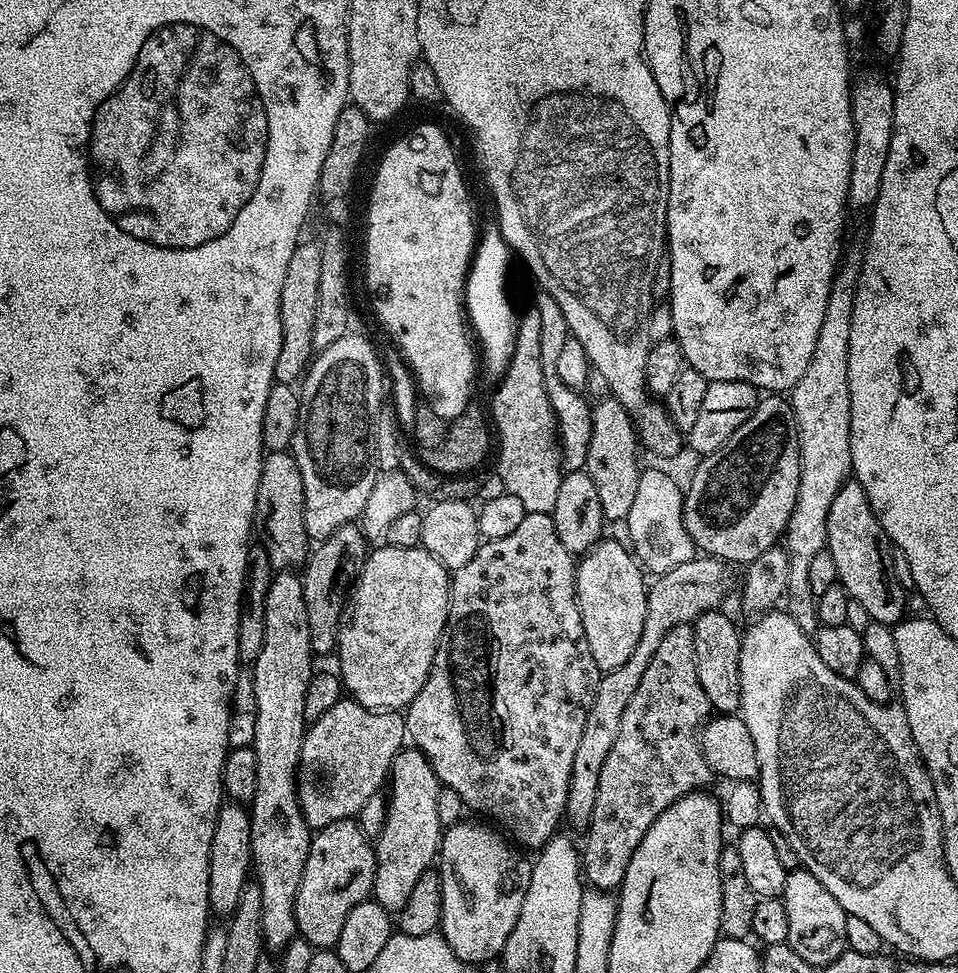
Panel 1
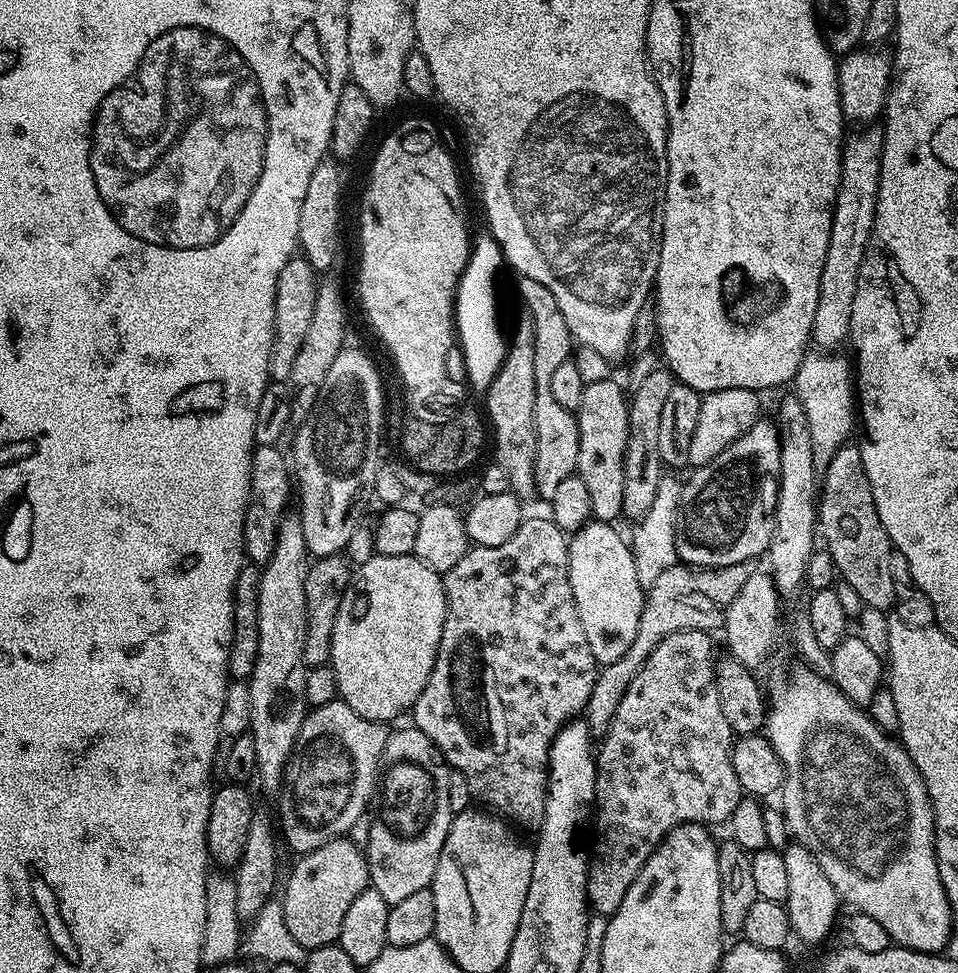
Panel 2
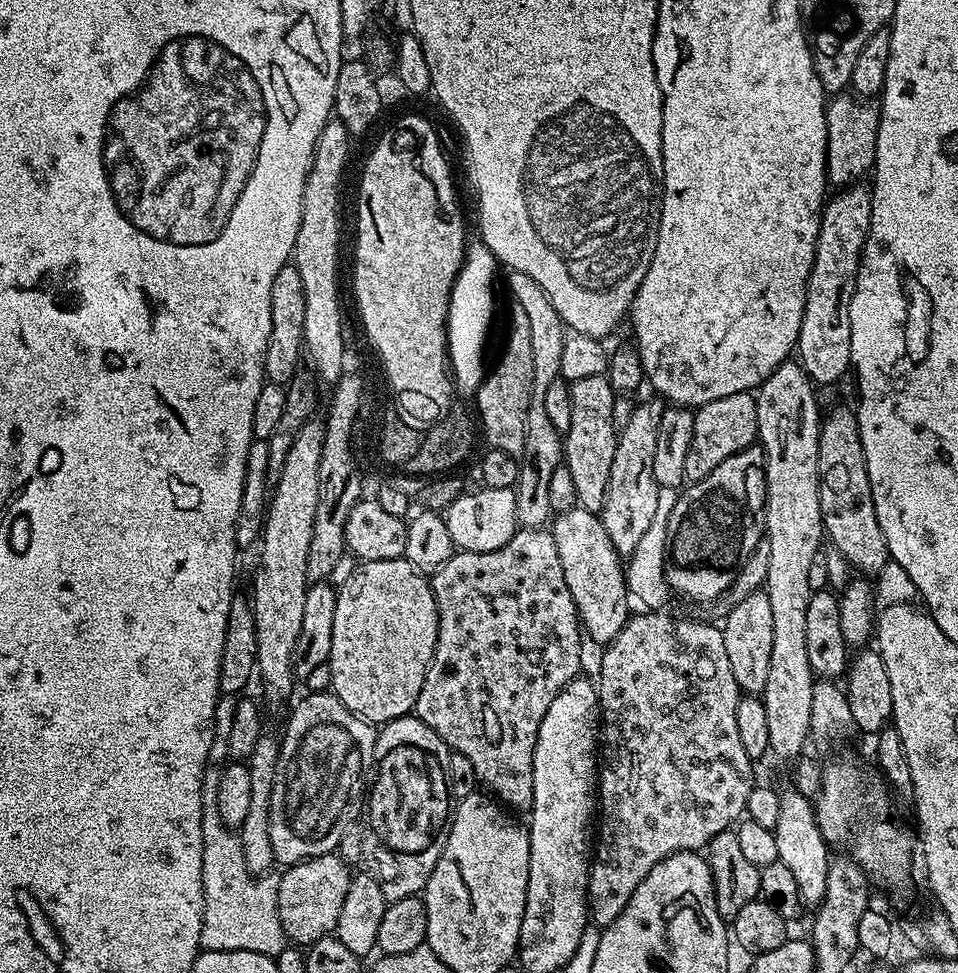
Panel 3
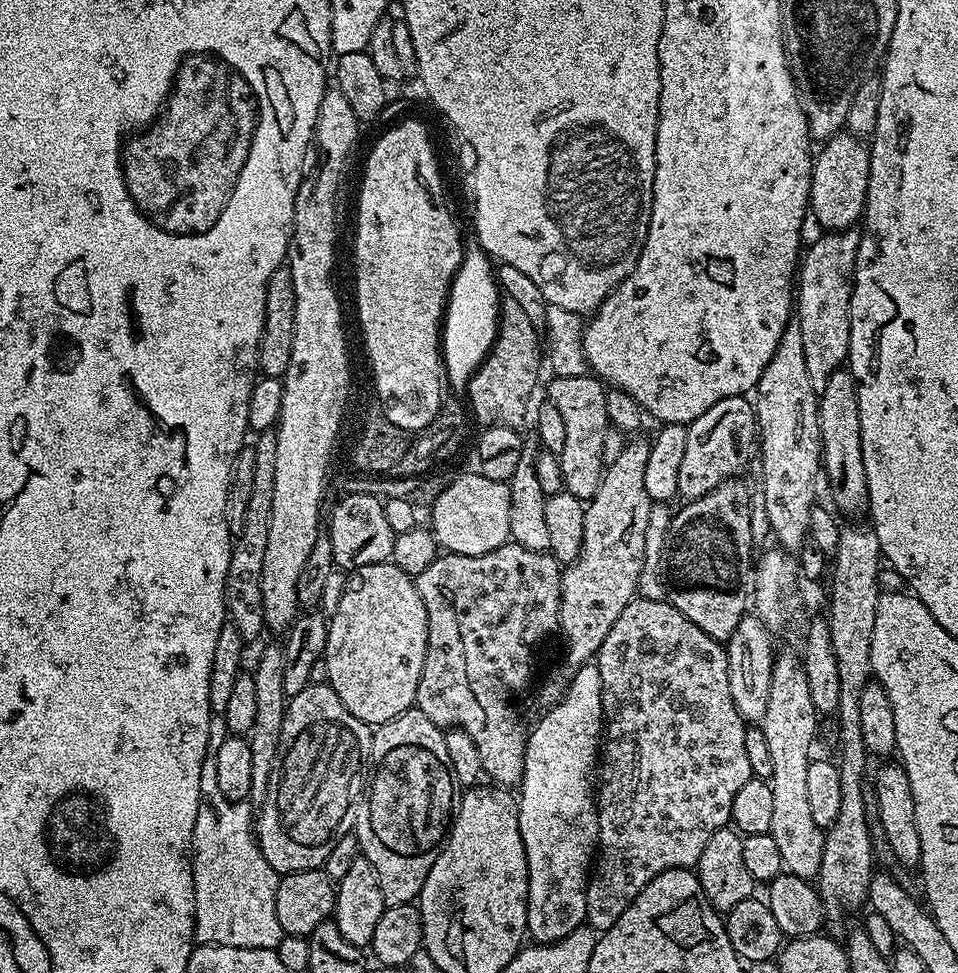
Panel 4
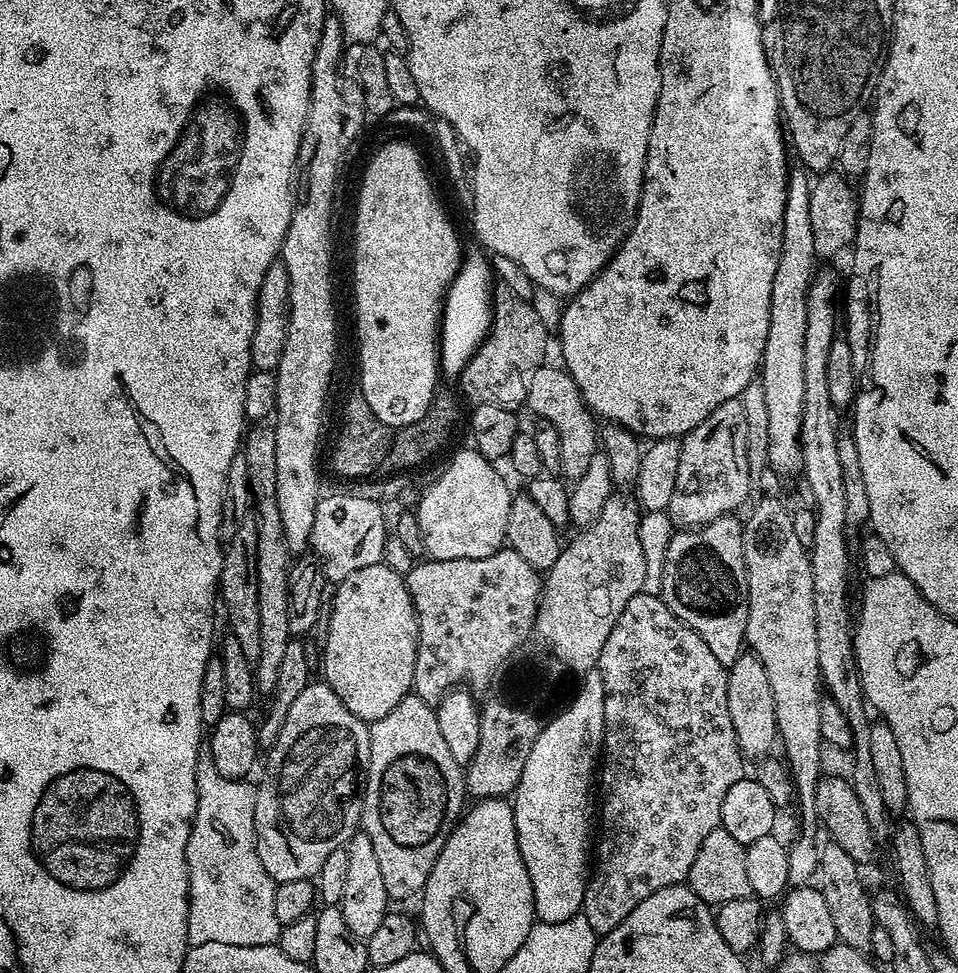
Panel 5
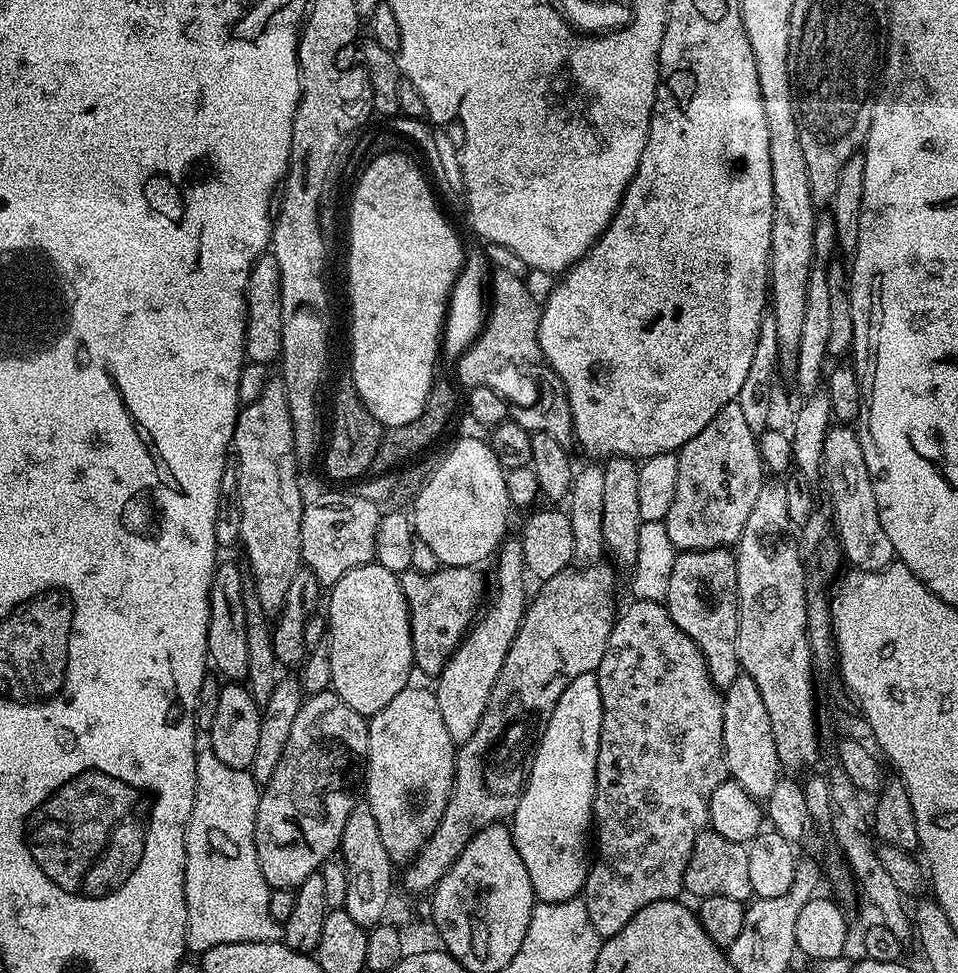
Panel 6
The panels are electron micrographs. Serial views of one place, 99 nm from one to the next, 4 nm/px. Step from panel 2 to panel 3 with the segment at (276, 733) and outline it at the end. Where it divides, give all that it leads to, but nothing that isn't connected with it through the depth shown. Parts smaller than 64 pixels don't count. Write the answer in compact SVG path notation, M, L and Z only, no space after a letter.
M313 418L302 426L298 438L294 438L294 446L290 446L290 454L286 456L286 466L282 466L282 474L271 489L268 500L268 511L264 518L264 530L259 541L260 569L256 572L256 581L252 584L250 603L256 616L256 637L258 638L258 654L256 666L259 679L264 679L264 696L272 704L280 704L292 692L294 677L292 661L298 642L298 634L302 630L302 610L306 603L309 579L306 574L306 554L310 554L310 534L314 534L314 514L320 501L320 454L324 441L324 425Z

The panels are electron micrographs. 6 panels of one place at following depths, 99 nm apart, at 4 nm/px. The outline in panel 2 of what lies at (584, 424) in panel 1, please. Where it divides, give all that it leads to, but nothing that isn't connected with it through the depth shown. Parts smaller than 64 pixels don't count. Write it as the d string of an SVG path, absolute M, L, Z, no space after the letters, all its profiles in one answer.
M520 276L520 300L523 307L534 318L534 382L536 383L536 397L534 398L534 430L536 431L536 449L534 450L534 478L536 479L537 497L541 496L544 502L551 502L558 485L565 478L574 475L578 466L578 422L576 413L566 410L554 398L550 390L550 377L554 375L557 366L561 362L566 362L573 355L574 341L570 334L570 326L566 326L566 318L562 315L562 310L558 310L558 302L542 282L534 282L534 278Z

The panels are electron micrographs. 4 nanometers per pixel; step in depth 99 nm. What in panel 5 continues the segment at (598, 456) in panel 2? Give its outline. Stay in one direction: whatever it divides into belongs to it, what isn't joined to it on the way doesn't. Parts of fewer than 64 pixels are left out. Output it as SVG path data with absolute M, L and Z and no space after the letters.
M541 366L535 368L528 376L528 395L526 405L543 423L554 426L558 430L558 442L560 443L560 466L559 471L569 481L582 478L586 471L586 465L590 458L598 451L598 420L592 415L586 406L578 386L572 375L563 367L548 368Z

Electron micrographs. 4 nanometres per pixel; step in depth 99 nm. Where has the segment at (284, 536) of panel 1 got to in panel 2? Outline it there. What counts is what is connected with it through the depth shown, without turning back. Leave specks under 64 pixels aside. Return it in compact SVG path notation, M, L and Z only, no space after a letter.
M261 444L252 454L252 473L248 505L244 511L244 554L251 563L265 565L274 554L278 538L278 526L289 511L288 499L294 496L294 476L290 471L290 460L280 453L275 444Z

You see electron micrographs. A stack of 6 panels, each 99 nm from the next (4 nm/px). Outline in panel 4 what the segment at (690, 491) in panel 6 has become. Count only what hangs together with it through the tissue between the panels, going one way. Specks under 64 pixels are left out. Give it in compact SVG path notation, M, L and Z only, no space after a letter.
M747 395L714 402L702 418L687 425L687 430L686 455L682 458L682 467L678 469L678 496L684 502L702 498L720 484L739 477L739 472L749 467L758 444L756 410Z

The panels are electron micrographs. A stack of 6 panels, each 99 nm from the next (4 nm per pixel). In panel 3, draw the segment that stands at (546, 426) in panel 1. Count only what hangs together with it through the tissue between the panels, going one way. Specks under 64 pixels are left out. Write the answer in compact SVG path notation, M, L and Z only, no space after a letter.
M513 307L512 329L508 332L508 345L496 365L491 365L474 397L489 445L519 457L526 442L526 414L534 386L534 354L530 343L530 321L521 308Z

